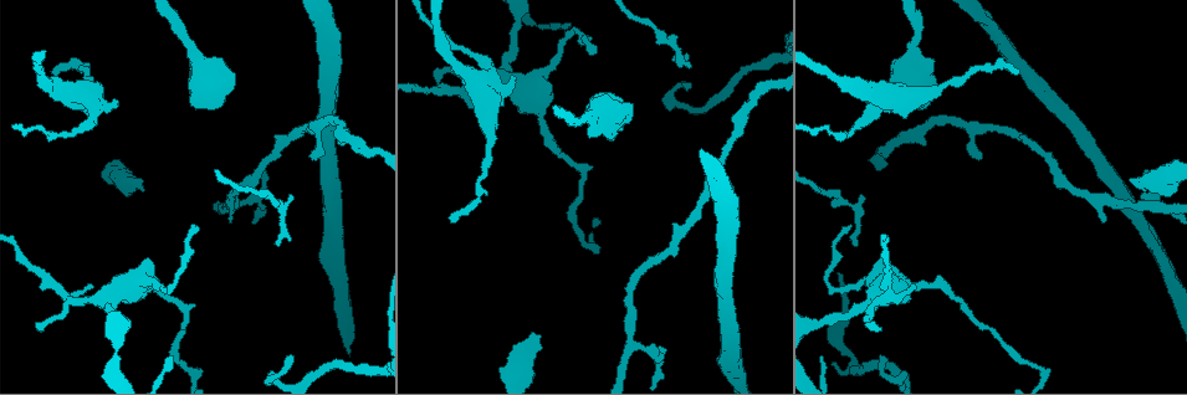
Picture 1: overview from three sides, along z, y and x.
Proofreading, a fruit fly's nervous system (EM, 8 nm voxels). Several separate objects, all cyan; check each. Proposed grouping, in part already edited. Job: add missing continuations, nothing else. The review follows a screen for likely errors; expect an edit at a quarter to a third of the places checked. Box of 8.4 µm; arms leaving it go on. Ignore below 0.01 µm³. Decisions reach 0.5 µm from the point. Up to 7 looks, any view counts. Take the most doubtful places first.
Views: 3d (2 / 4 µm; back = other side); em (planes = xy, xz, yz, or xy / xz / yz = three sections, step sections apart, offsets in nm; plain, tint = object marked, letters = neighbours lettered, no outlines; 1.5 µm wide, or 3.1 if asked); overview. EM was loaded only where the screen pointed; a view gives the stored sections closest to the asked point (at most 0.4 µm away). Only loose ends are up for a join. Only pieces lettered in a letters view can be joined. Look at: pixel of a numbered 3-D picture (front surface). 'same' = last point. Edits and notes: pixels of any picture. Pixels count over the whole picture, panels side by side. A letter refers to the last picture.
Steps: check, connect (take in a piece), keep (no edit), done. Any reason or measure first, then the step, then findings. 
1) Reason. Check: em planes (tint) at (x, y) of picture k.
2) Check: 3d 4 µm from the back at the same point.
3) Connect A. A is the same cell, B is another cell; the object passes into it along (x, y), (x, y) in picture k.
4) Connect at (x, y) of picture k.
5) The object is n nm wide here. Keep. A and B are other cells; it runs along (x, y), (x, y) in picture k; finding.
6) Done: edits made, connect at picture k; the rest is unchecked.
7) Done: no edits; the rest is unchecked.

An open end. Check: em planes (letters) at (514, 77) of picture 1.

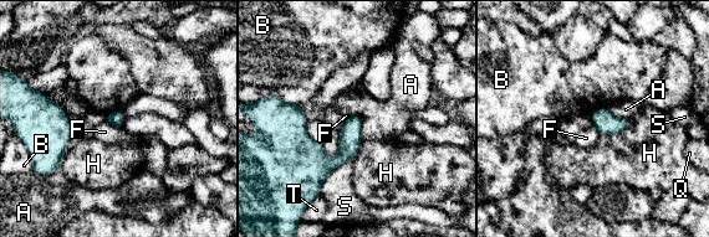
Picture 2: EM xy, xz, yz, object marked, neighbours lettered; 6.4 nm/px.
Keep. A, B, F, H, Q, S and T are other cells; none of them fits.

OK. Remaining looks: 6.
Thick end. Check: em planes (letters) at (1131, 180) of picture 1.

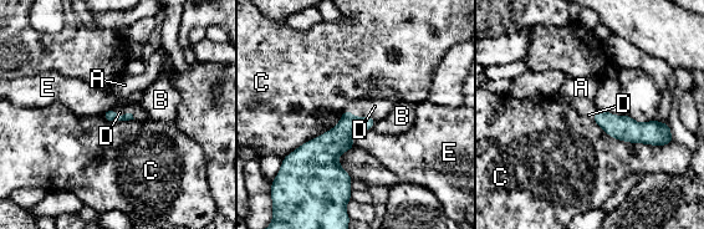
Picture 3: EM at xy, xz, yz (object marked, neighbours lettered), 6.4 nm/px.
Connect D. D is the same cell, A, B, C and E are other cells; the object passes into it along (338, 140), (362, 117), (377, 107) in picture 3; the neuron continues.

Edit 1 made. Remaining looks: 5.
Redraw. Check: overview.

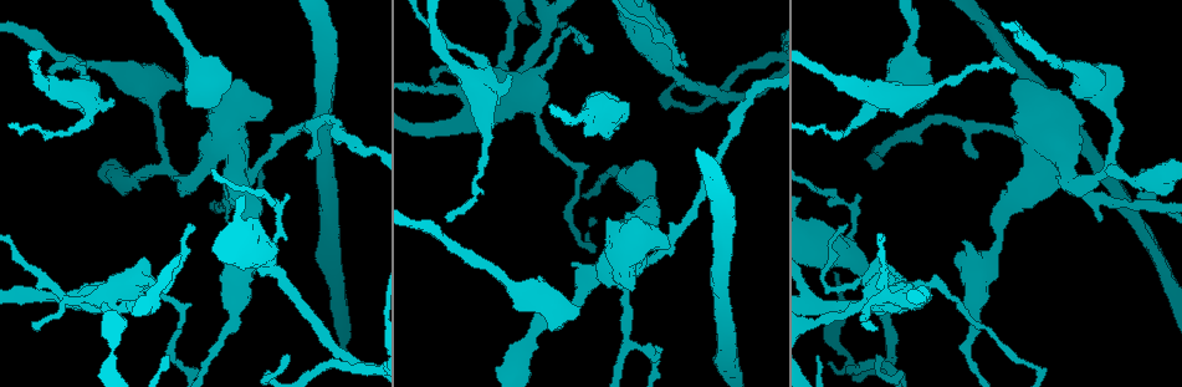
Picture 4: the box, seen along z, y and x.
Branch stops here. Check: 3d 4 µm from the back at (1142, 171) of picture 4.

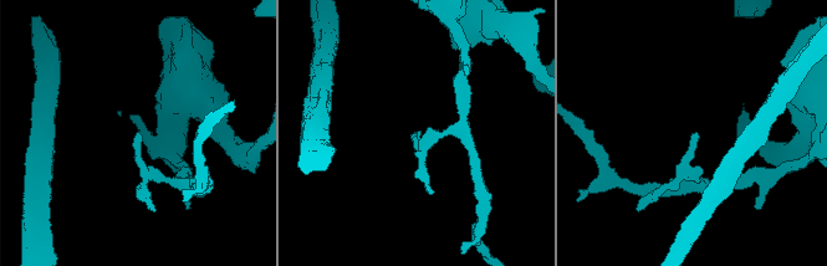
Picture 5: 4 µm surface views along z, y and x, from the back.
Check: em planes (letters) at (142, 136) of picture 5.

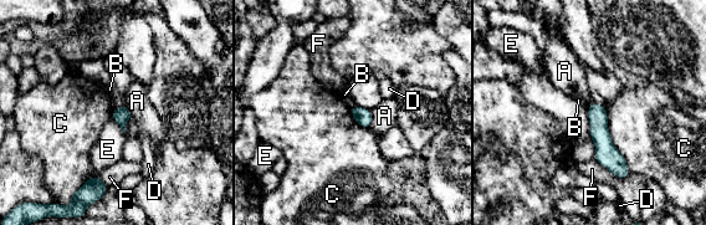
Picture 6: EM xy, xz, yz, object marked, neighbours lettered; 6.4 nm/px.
Keep. A, B, C, D, E and F are other cells; it runs along (593, 107), (605, 153), (624, 174) in picture 6; none of them fits.

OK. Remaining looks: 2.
Done: edits made, connect at picture 3; the rest is unchecked.

